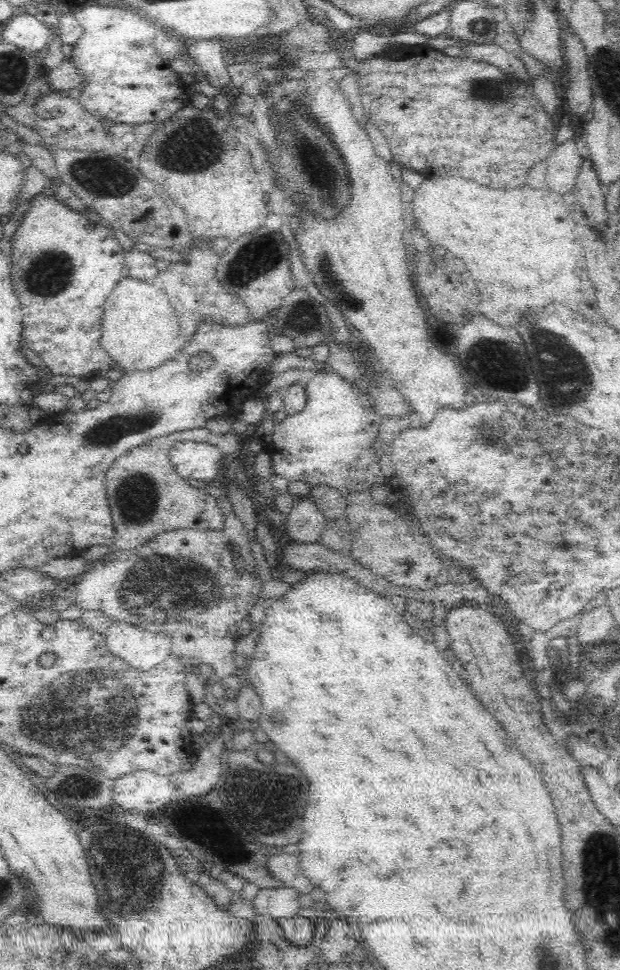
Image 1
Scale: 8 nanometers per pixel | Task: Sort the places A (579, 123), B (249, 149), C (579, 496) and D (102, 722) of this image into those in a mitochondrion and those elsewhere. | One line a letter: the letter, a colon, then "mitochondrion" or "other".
A: other
B: other
C: mitochondrion
D: mitochondrion

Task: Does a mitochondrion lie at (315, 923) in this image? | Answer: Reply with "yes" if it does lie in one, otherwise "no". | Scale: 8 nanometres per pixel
no

